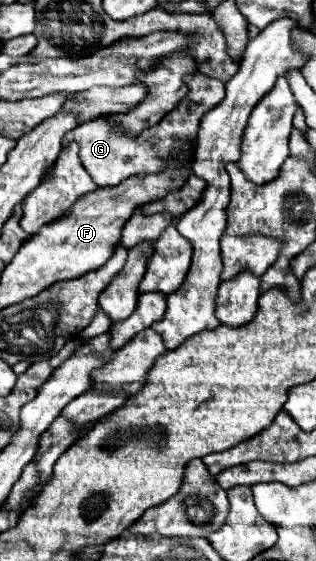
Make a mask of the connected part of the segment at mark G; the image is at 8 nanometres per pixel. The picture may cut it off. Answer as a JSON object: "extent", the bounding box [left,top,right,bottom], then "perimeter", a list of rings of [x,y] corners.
{"extent":[64,72,226,188],"perimeter":[[[194,72],[194,74],[186,76],[184,84],[188,86],[186,98],[168,116],[164,116],[164,120],[160,124],[152,126],[150,130],[144,130],[140,136],[130,138],[124,132],[124,128],[112,126],[104,118],[96,118],[88,124],[76,126],[64,138],[64,146],[68,146],[70,142],[80,144],[80,162],[86,168],[86,172],[92,176],[92,180],[98,184],[98,188],[116,186],[122,180],[126,180],[130,176],[136,176],[136,174],[160,172],[160,168],[164,168],[164,160],[176,156],[184,142],[194,142],[196,140],[200,118],[210,108],[214,108],[224,98],[224,92],[226,92],[224,82],[208,78],[200,72]]]}

